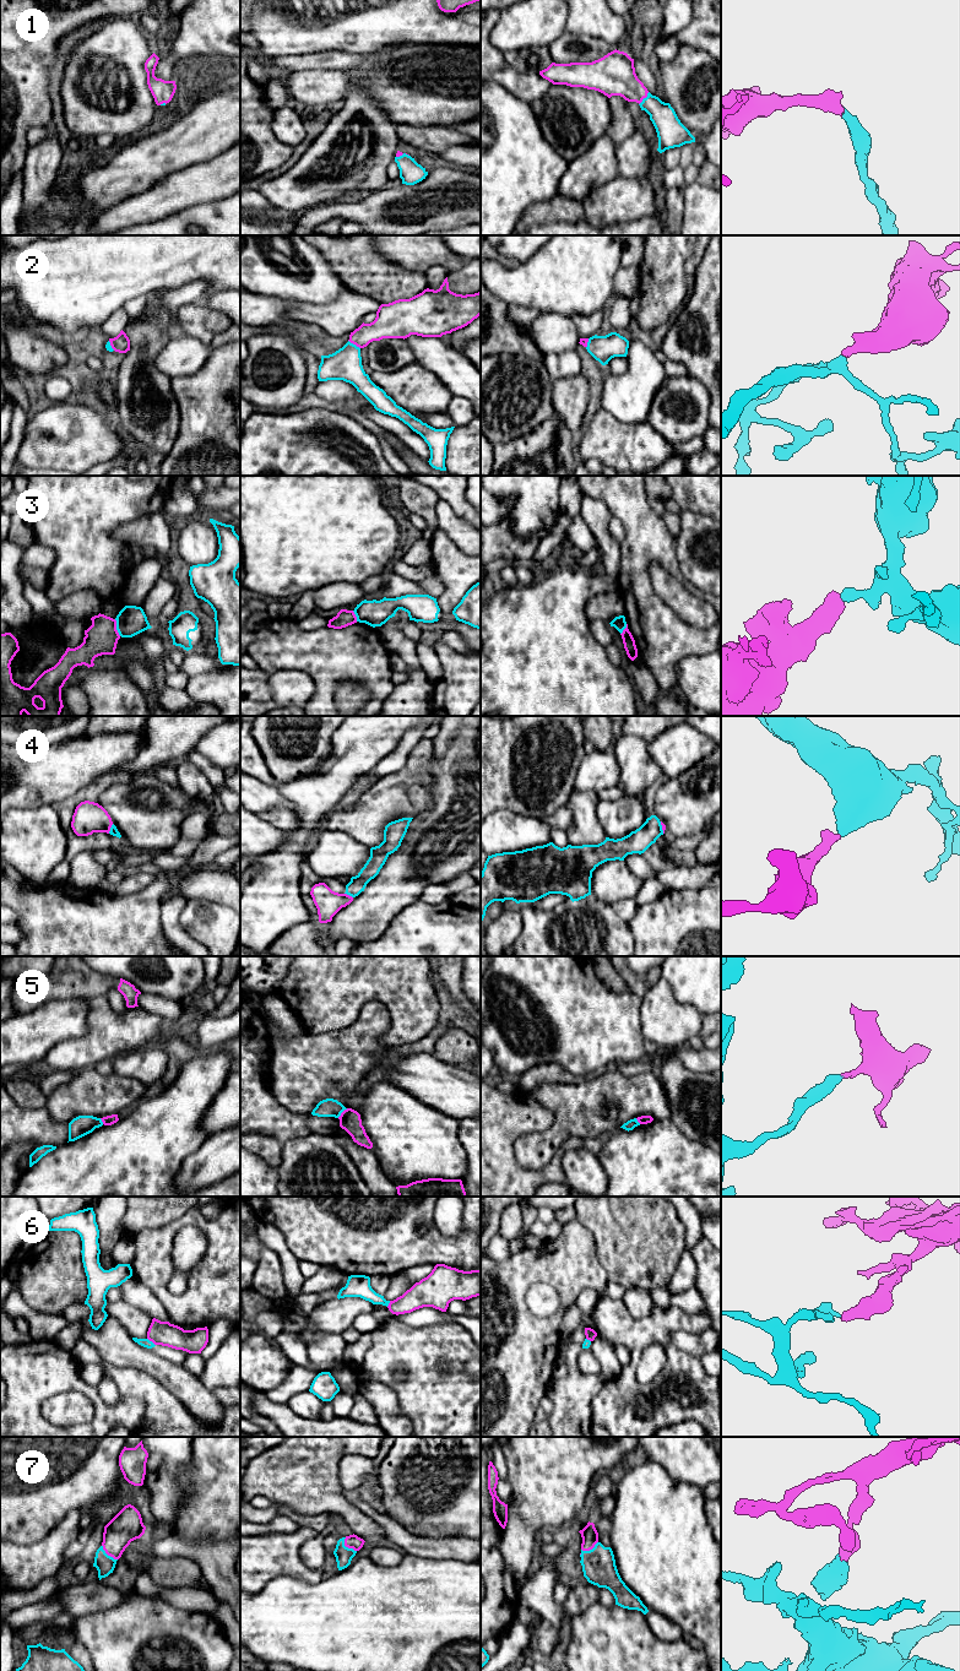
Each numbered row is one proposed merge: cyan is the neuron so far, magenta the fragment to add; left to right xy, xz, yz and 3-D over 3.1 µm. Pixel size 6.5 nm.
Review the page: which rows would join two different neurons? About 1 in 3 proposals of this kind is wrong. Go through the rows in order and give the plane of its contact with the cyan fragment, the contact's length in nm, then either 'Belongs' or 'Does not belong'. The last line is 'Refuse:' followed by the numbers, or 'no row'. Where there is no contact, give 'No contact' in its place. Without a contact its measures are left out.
1: Touches cyan in yz. Shared border 110 nm. Belongs
2: Touches cyan in xz. Shared border 100 nm. Belongs
3: Touches cyan in xy. Shared border 120 nm. Does not belong
4: Touches cyan in xy. Shared border 70 nm. Belongs
5: Touches cyan in xz. Shared border 90 nm. Does not belong
6: Touches cyan in xy. Shared border 80 nm. Does not belong
7: Touches cyan in xz. Shared border 120 nm. Belongs
Refuse: 3, 5, 6

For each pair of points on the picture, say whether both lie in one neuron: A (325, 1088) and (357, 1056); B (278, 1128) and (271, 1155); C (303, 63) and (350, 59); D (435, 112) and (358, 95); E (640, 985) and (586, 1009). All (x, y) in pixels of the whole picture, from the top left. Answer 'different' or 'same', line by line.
A: same
B: different
C: same
D: different
E: different

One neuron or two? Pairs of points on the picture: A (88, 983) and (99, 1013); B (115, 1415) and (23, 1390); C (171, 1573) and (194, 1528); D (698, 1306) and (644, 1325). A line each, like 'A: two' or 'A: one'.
A: two
B: one
C: two
D: two

